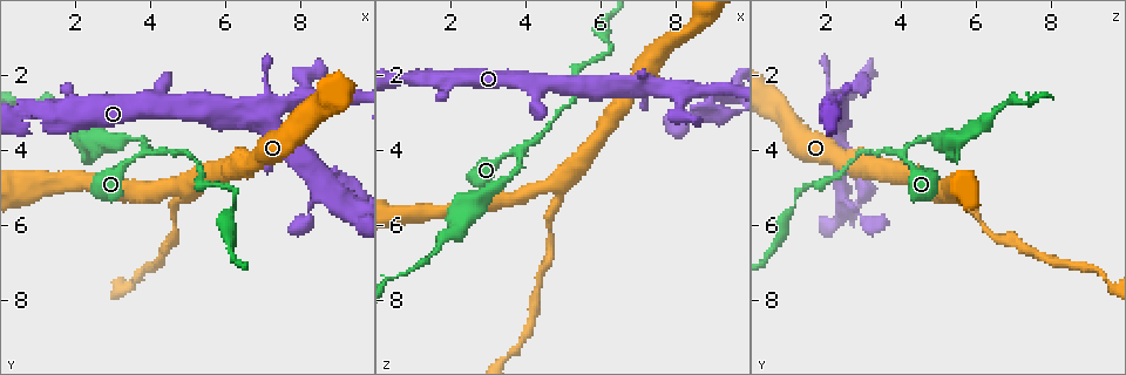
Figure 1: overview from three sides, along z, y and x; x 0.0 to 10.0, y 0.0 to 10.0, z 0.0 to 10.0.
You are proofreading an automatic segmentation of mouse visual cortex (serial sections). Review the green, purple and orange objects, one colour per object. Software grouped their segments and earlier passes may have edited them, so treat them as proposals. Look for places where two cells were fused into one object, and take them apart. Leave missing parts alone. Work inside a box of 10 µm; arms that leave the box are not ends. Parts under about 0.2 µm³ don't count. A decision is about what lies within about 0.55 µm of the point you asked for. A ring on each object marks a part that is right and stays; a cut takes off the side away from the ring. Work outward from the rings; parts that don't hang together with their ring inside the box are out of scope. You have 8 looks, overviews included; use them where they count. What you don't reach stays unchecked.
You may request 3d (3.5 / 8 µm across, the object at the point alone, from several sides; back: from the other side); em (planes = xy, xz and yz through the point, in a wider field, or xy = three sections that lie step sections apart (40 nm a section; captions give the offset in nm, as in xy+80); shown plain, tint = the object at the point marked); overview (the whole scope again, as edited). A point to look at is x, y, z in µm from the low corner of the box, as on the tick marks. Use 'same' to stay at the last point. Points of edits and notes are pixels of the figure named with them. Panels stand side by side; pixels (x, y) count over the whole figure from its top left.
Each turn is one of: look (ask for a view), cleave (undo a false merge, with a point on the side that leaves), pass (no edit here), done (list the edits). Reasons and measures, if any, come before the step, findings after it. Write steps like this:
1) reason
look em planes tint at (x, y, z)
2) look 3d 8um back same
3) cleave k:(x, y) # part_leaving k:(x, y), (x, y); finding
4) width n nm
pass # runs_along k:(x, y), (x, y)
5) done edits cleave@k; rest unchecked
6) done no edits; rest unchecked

three-way junction
look 3d 3.5um at (4.95, 5.20, 5.15)

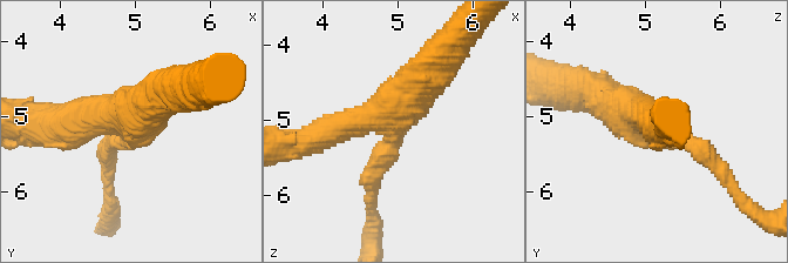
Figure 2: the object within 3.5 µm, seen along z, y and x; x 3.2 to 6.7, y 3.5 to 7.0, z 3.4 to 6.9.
arms 3; arm_widths 250, 400, 500 nm
look em xy step 5 tint at (4.90, 5.15, 5.10)

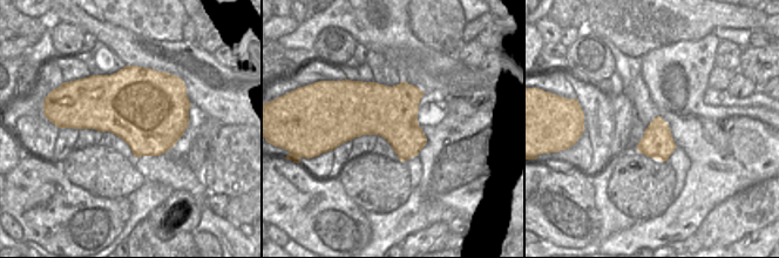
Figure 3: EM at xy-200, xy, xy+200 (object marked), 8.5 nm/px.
look em xy step 3 tint same

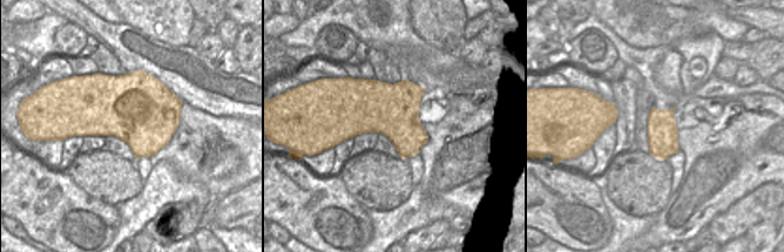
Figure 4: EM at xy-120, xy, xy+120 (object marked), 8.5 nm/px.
pass # runs_along 2:(439, 61), (392, 115), (319, 136); one cell here

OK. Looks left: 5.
three-way junction
look 3d 3.5um at (3.80, 4.15, 4.00)

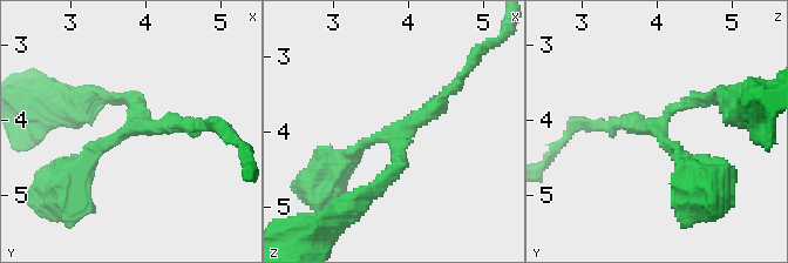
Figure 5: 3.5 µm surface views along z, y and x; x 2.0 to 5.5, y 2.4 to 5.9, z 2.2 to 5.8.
arms 3; arm_widths 200, 200, 250 nm
look em xy step 1 tint at (3.80, 4.10, 4.00)

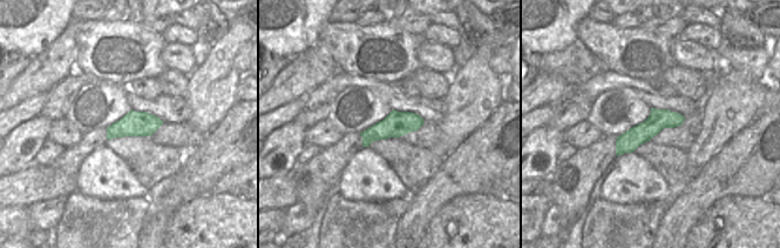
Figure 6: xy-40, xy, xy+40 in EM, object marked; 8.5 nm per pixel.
pass # runs_along 6:(680, 119), (658, 119), (618, 152); continuous, no second cell

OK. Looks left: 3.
abrupt turn
look 3d 8um at (6.30, 5.45, 1.25)

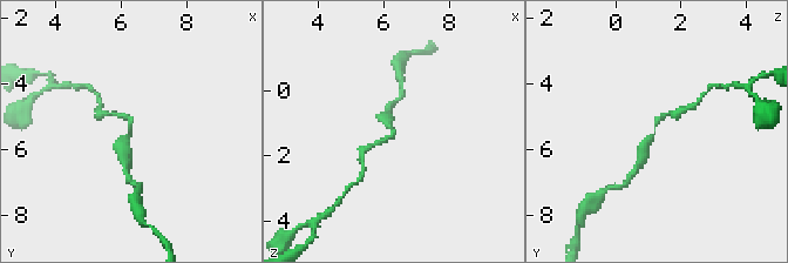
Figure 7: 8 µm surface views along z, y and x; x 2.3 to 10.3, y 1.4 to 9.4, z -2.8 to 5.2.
arm_widths 200, 350 nm
look em xy step 3 tint same

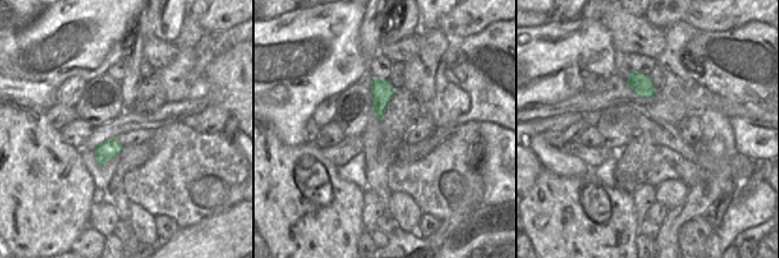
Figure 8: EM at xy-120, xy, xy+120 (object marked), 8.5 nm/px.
pass # runs_along 7:(668, 114), (658, 121), (640, 162); continuous, no second cell

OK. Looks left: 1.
done no edits; rest unchecked

